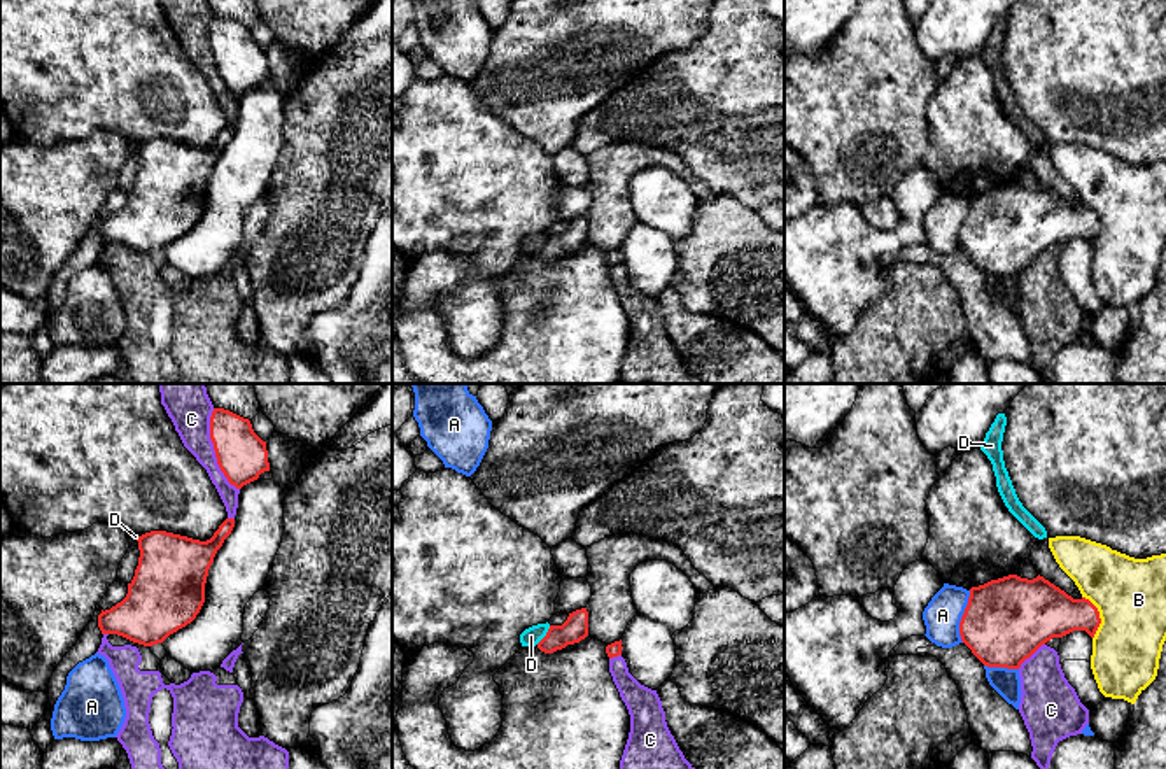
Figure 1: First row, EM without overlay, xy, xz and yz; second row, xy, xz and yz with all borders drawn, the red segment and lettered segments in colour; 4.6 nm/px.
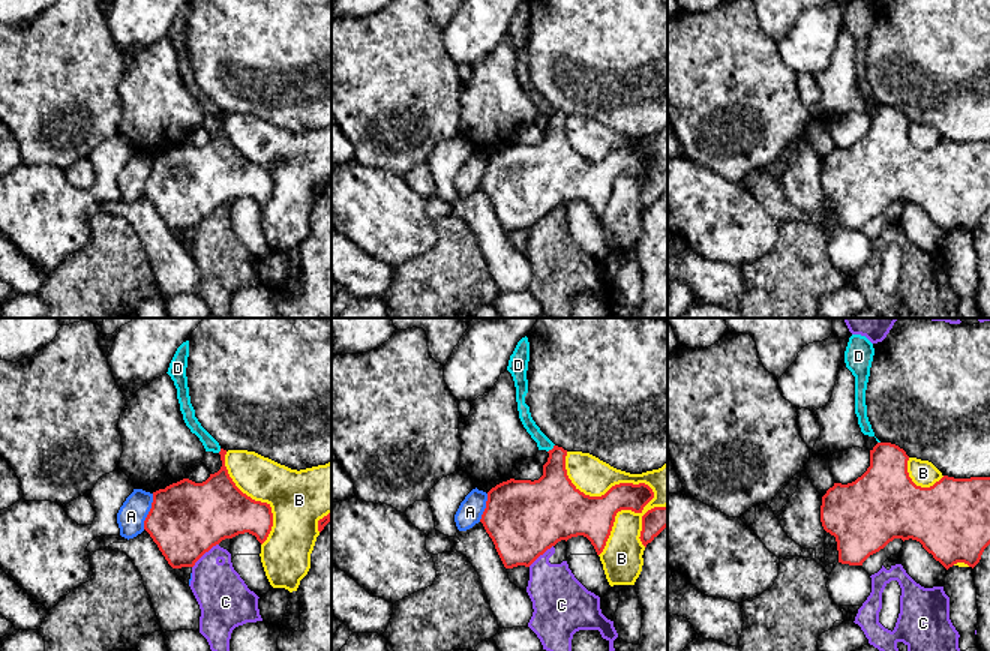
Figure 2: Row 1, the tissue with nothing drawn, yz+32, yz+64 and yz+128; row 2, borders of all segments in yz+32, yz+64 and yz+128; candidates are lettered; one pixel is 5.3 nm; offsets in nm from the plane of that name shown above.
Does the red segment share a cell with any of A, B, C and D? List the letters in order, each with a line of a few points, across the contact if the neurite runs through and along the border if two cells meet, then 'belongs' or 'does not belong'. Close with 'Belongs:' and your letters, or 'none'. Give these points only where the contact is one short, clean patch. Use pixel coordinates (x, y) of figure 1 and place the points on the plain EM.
A: does not belong
B: does not belong
C: does not belong
D: xz (550, 233), (536, 251) | does not belong
Belongs: none

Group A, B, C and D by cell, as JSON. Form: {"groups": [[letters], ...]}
{"groups": [["A"], ["B"], ["C"], ["D"]]}

